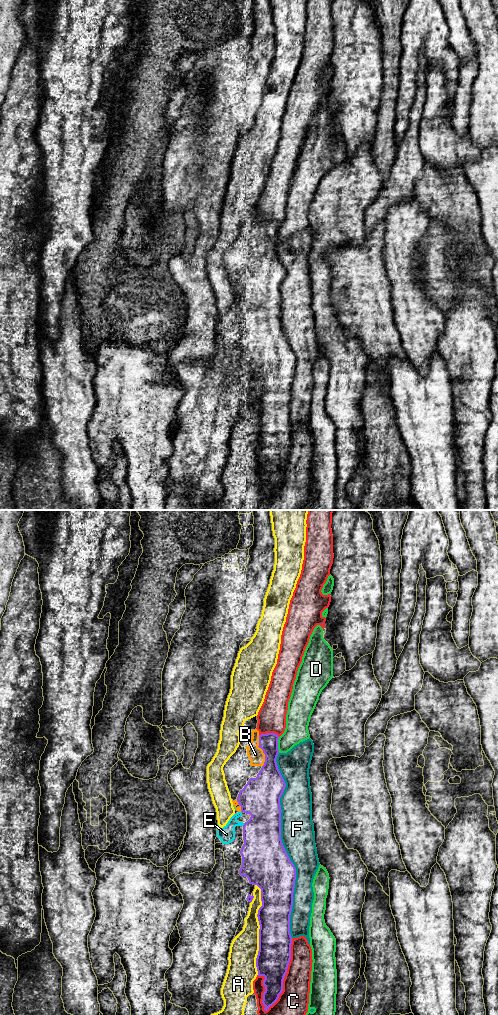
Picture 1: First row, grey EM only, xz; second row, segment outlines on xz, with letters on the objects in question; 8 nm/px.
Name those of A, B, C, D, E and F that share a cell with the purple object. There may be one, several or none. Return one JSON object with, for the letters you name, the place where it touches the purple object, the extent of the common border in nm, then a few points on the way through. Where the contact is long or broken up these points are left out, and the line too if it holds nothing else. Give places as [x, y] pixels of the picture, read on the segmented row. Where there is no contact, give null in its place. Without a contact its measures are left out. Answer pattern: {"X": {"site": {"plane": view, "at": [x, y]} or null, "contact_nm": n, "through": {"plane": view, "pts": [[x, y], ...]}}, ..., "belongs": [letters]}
{"belongs": []}

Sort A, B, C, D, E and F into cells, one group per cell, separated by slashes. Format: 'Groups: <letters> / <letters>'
Groups: A / B E / C / D / F

